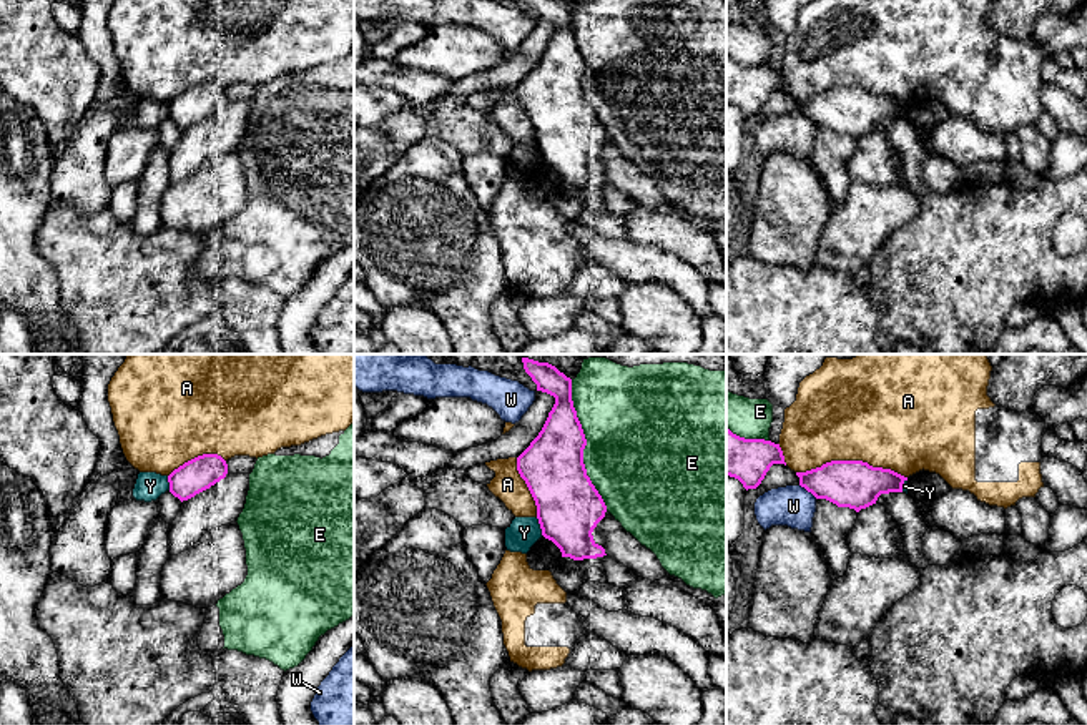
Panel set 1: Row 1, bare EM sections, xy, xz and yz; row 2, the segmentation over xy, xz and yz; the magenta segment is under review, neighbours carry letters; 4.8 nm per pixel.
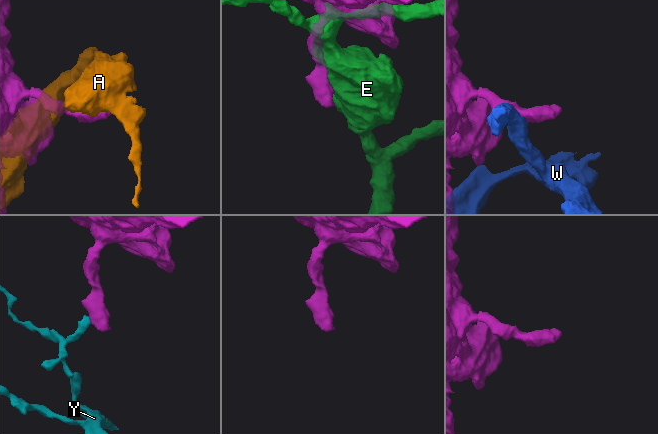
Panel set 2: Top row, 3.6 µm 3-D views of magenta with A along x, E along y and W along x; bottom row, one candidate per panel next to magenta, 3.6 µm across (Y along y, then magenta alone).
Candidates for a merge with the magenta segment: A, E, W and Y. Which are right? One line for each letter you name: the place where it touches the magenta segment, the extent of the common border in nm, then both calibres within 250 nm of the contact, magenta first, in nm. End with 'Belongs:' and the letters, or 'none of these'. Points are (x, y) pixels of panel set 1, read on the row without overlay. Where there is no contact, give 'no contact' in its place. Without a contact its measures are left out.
Belongs: none of these

